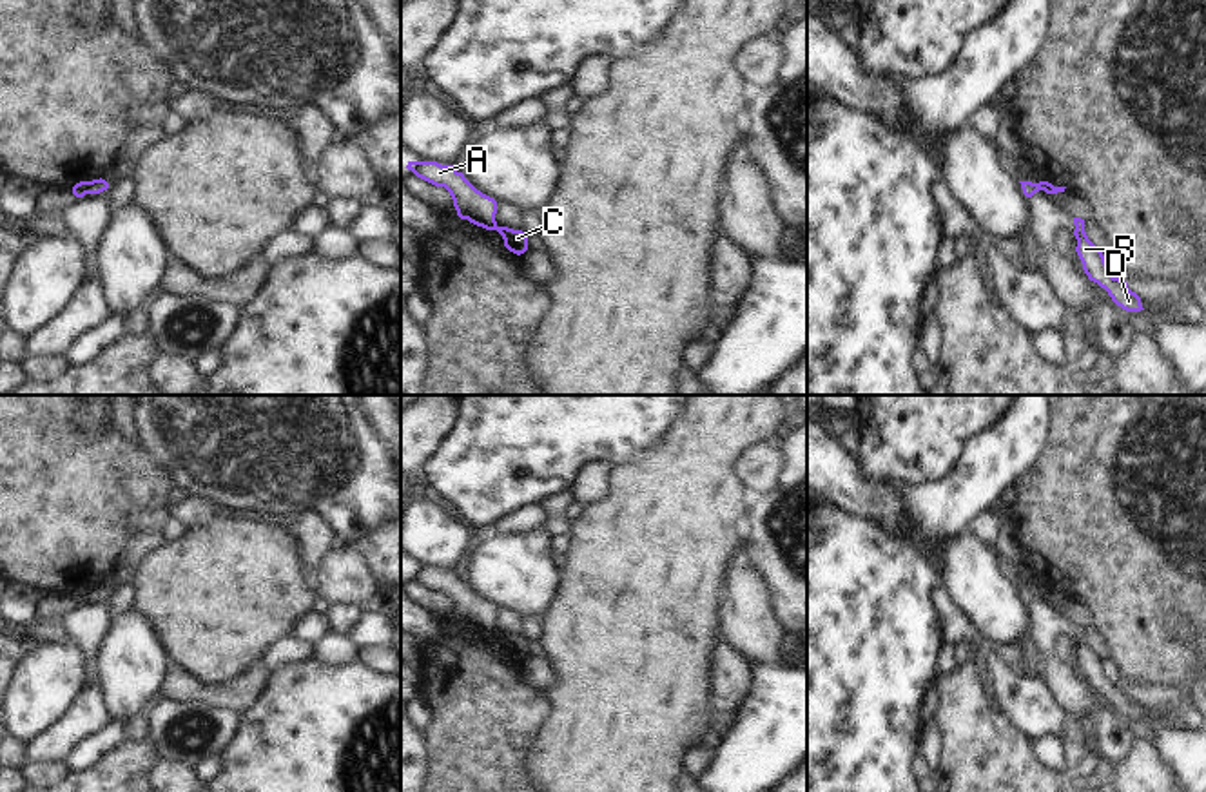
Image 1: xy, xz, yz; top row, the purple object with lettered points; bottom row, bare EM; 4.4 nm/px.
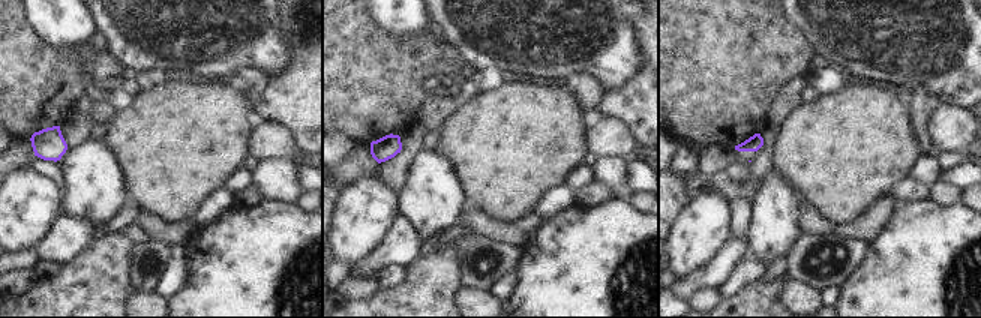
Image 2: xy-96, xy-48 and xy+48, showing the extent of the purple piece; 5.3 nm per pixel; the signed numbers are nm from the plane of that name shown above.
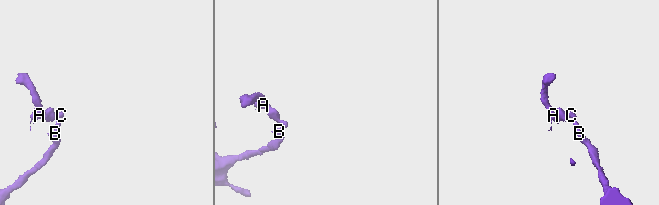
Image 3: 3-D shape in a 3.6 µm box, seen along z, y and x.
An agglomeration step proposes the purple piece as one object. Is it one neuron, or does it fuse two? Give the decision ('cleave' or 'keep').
cleave

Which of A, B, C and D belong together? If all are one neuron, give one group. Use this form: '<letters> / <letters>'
A / B C D

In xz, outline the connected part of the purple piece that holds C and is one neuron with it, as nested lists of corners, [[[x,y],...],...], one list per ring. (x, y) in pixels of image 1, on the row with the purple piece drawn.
[[[497,227],[495,230],[502,236],[504,246],[510,252],[520,256],[528,250],[528,236],[522,230],[513,230],[508,227]]]

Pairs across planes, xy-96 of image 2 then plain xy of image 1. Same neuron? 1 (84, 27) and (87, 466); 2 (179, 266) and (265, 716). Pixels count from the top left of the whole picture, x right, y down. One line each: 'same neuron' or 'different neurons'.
1: different neurons
2: different neurons

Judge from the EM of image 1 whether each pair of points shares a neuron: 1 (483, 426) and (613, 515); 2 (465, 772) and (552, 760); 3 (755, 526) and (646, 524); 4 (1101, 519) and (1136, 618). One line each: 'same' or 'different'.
1: different
2: different
3: different
4: same

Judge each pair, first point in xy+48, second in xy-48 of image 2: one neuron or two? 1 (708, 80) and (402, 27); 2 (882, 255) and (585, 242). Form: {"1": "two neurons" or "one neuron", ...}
{"1": "two neurons", "2": "one neuron"}

